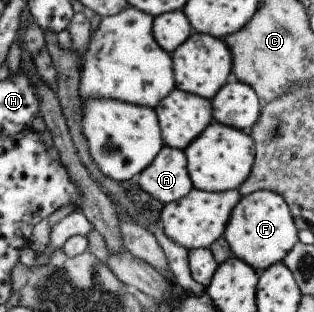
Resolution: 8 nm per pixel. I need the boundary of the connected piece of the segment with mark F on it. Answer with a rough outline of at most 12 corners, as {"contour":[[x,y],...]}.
{"contour":[[280,195],[241,196],[222,237],[255,273],[298,242]]}

